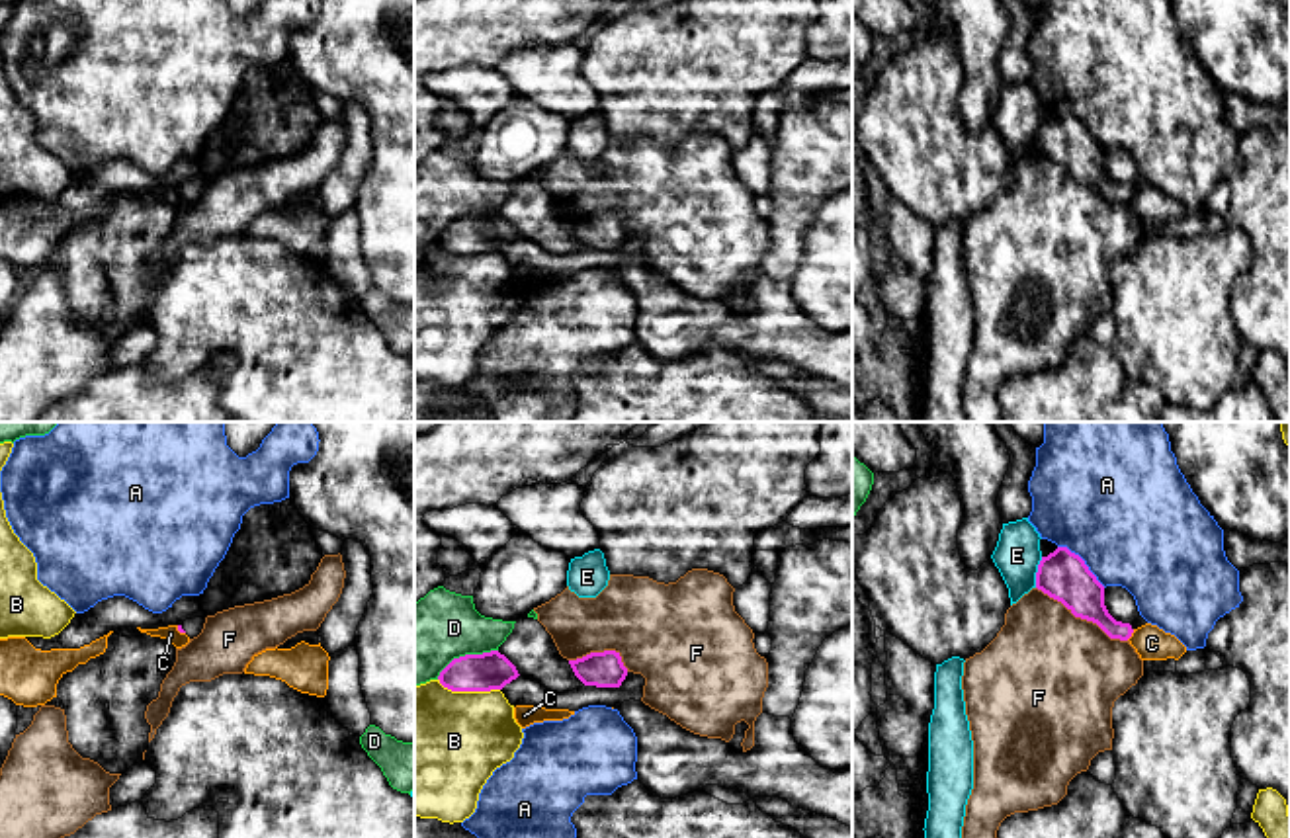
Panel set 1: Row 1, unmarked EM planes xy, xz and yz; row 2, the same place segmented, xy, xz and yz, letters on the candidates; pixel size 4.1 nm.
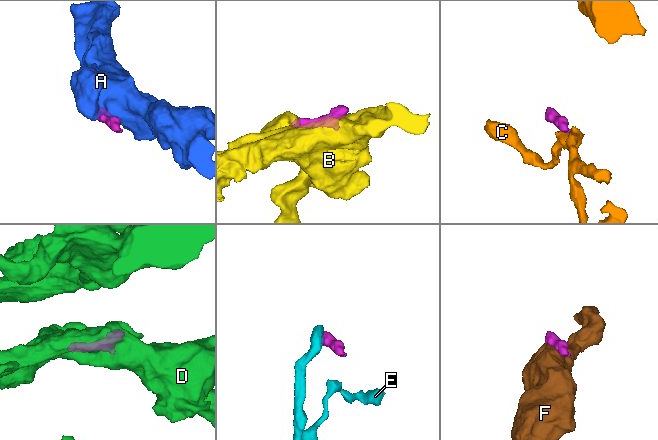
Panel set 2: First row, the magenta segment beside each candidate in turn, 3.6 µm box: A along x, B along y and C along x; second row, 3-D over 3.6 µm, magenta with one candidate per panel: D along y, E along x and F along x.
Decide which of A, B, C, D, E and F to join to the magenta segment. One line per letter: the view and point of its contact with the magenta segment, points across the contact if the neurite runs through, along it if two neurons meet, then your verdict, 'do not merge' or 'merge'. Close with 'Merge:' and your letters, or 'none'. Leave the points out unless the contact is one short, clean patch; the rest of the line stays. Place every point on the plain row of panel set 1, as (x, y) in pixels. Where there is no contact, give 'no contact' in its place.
A: meets magenta in yz at (1083, 124); do not merge
B: meets magenta in xz at (468, 252); border along xz (438, 241), (452, 252), (499, 252); do not merge
C: meets magenta in yz at (1130, 198); border along yz (1134, 192), (1126, 202); do not merge
D: meets magenta in xz at (466, 217); do not merge
E: meets magenta in yz at (1036, 135); border along yz (1042, 120), (1034, 149); do not merge
F: meets magenta in yz at (1081, 180); do not merge
Merge: none

